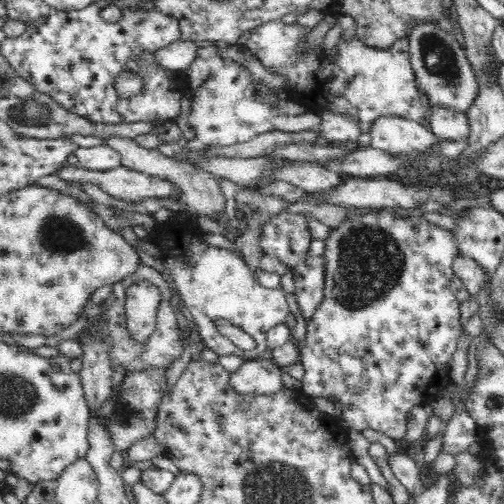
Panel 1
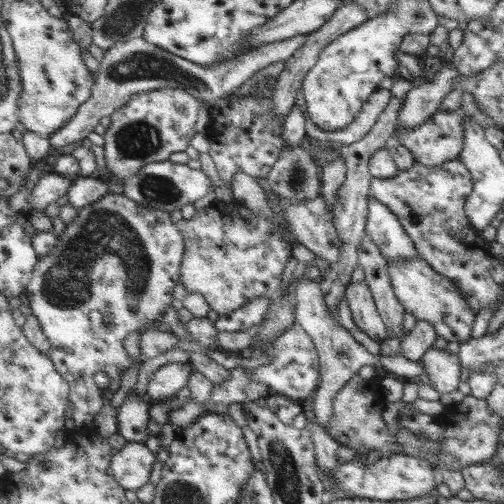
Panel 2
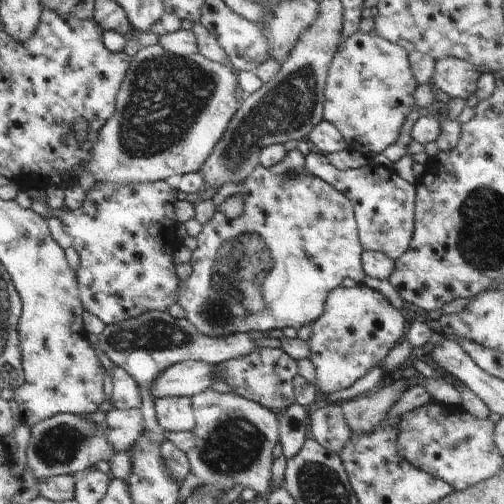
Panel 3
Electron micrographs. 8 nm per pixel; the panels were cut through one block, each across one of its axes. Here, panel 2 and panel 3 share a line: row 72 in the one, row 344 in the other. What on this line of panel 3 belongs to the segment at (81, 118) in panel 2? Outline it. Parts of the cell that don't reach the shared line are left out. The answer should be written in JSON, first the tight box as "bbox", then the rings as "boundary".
{"bbox":[97,312,255,442],"boundary":[[[147,312],[141,318],[133,318],[125,324],[115,324],[115,326],[107,326],[105,332],[99,336],[97,346],[101,348],[101,352],[105,352],[117,366],[125,368],[141,386],[141,394],[143,394],[143,408],[141,408],[141,416],[145,420],[145,434],[149,434],[153,440],[157,442],[169,442],[169,430],[165,430],[159,422],[159,412],[157,412],[157,404],[155,398],[151,396],[151,388],[155,384],[155,380],[169,370],[175,364],[181,362],[207,362],[213,366],[221,366],[223,362],[229,360],[237,360],[243,356],[251,356],[255,348],[255,340],[249,334],[233,334],[233,336],[225,336],[225,338],[213,338],[207,334],[201,334],[201,330],[197,326],[193,326],[193,322],[189,320],[177,320],[173,318],[169,312]]]}

